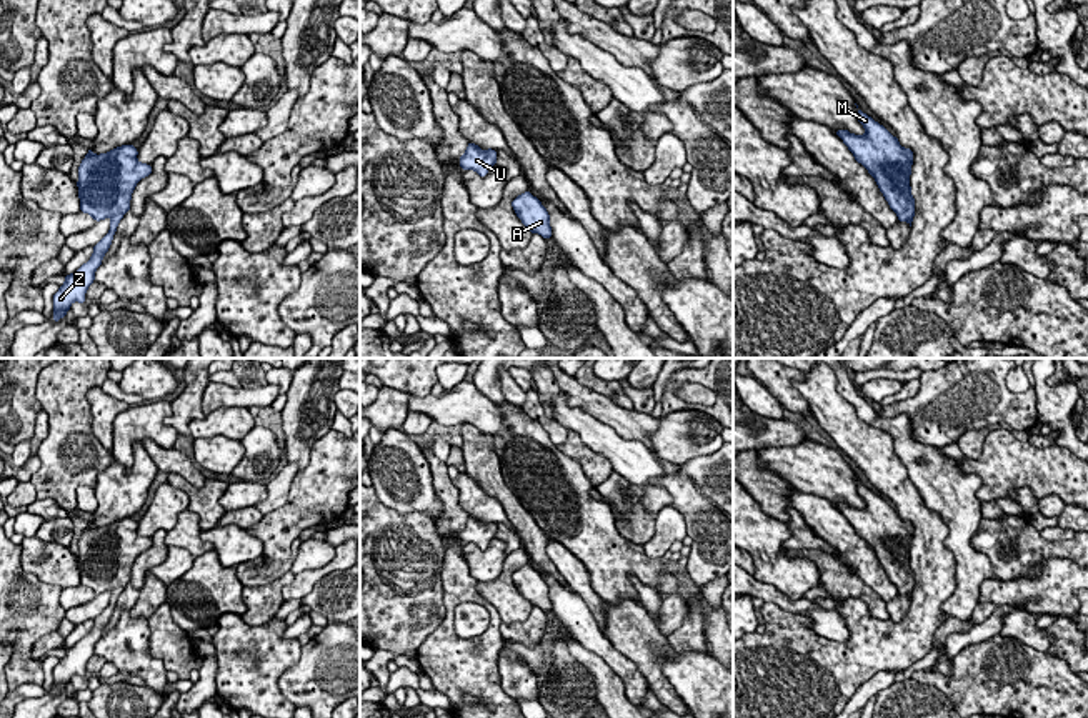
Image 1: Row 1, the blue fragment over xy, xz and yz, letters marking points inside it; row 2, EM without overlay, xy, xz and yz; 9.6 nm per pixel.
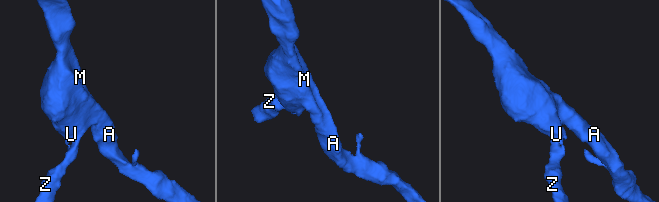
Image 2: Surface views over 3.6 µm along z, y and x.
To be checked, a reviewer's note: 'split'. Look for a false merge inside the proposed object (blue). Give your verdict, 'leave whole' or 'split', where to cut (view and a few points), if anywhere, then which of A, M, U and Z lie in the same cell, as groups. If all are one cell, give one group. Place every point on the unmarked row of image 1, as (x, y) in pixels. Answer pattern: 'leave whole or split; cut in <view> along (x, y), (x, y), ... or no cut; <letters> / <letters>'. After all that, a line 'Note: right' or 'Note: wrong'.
leave whole; no cut; A M U Z
Note: wrong

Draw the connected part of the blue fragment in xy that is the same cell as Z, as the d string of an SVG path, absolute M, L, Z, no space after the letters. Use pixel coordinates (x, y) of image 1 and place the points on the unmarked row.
M128 516L95 528L92 521L78 540L80 585L95 595L110 591L108 606L93 620L93 628L53 668L53 691L67 690L73 675L85 676L87 661L95 655L95 645L108 625L118 595L130 583L137 556L152 546L152 538L137 533L138 523Z

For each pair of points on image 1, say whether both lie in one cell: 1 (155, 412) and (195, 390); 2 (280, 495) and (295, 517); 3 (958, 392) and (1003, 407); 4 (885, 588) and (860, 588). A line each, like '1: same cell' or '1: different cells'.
1: different cells
2: different cells
3: same cell
4: different cells

